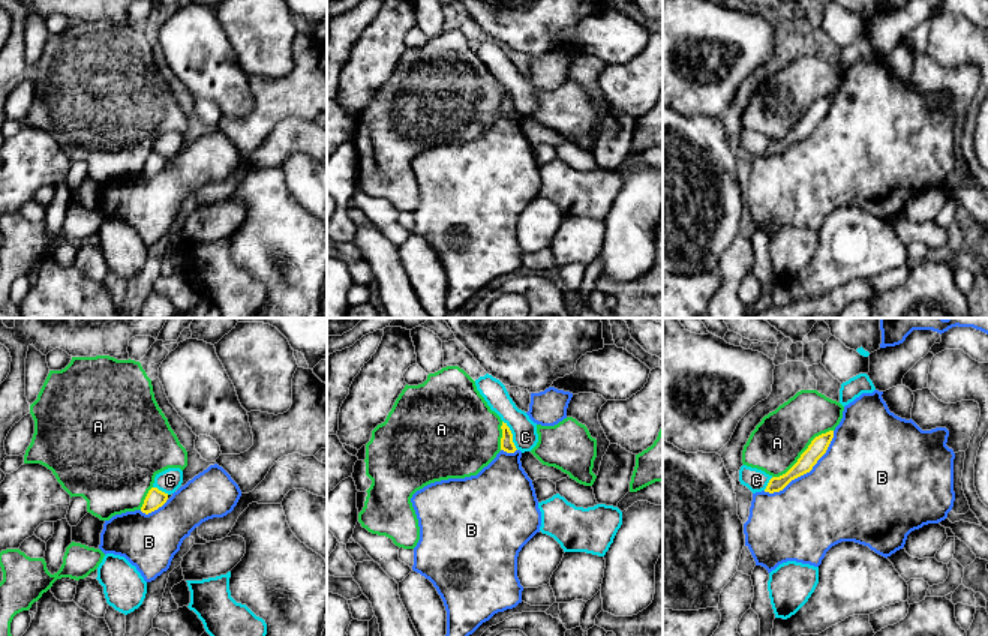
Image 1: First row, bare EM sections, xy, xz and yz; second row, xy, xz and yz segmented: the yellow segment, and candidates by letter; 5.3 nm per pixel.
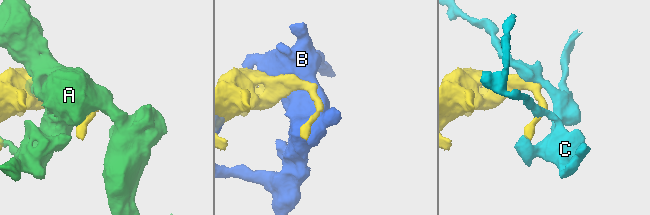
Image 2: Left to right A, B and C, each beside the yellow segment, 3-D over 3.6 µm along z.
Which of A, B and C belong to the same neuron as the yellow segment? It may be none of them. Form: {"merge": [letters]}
{"merge": []}

